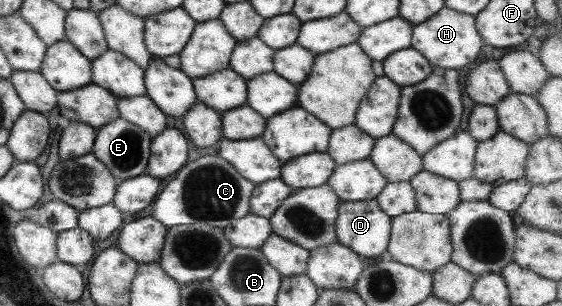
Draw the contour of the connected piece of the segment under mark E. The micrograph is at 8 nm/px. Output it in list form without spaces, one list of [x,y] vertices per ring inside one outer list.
[[[116,118],[96,130],[91,153],[110,171],[117,184],[120,184],[123,180],[144,173],[149,157],[150,141],[151,136],[138,126],[122,118]]]

